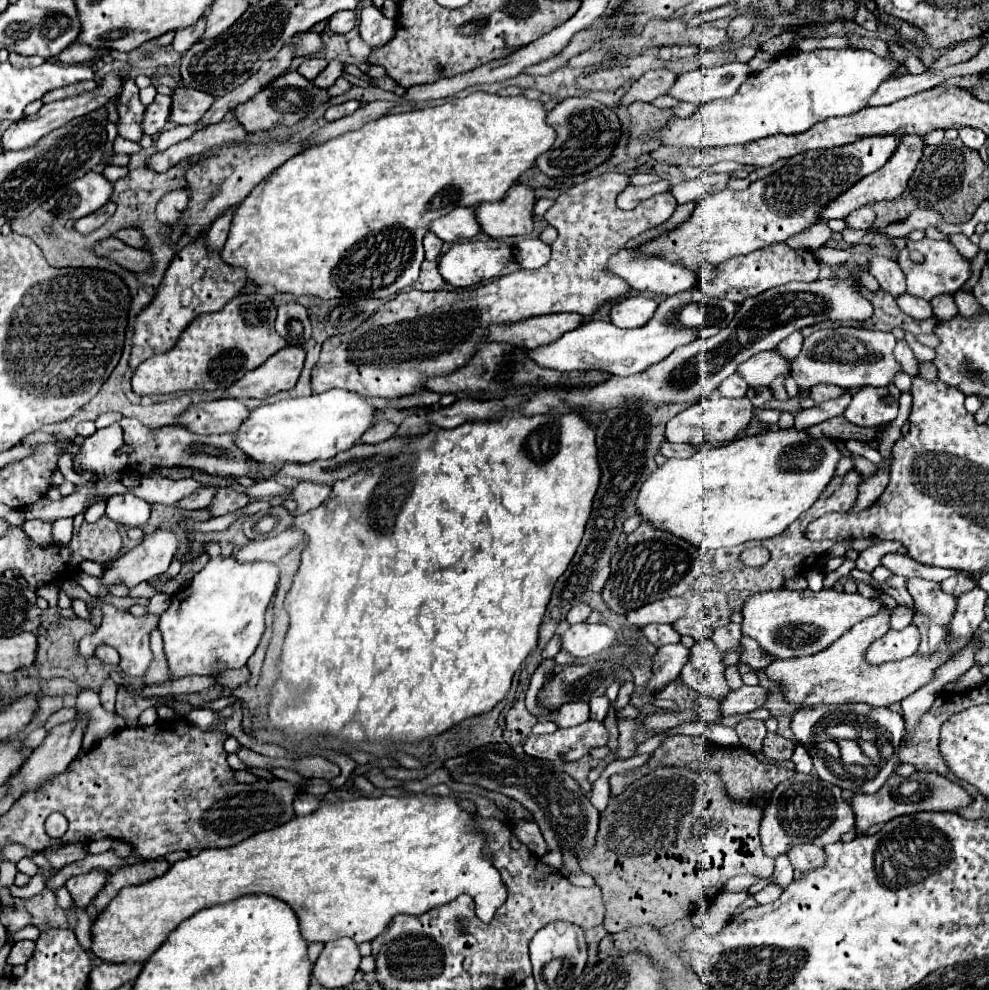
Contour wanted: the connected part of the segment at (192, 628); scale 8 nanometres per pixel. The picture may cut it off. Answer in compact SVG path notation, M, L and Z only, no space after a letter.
M233 555L211 557L193 581L171 595L169 609L159 617L171 677L211 675L217 659L227 669L241 669L265 633L265 611L279 583L279 567L271 561L239 563Z

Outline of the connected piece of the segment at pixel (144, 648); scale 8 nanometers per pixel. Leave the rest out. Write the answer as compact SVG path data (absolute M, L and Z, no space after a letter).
M103 603L101 609L103 609L103 623L95 633L91 633L91 635L87 635L79 641L81 655L83 657L93 657L93 651L101 643L111 645L121 655L121 671L131 679L143 679L149 671L151 661L153 661L153 653L149 649L149 633L151 633L155 623L150 623L150 621L158 621L158 617L154 615L133 617L129 611L117 611L113 605L107 605L107 603Z

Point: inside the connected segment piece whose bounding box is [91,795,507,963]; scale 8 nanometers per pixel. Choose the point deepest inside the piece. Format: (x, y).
(347, 869)

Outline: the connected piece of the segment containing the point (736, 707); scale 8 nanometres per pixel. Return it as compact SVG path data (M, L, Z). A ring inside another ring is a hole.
M743 685L737 691L731 691L727 695L727 699L721 703L721 715L747 715L759 707L763 707L763 703L767 701L769 689L755 685Z

